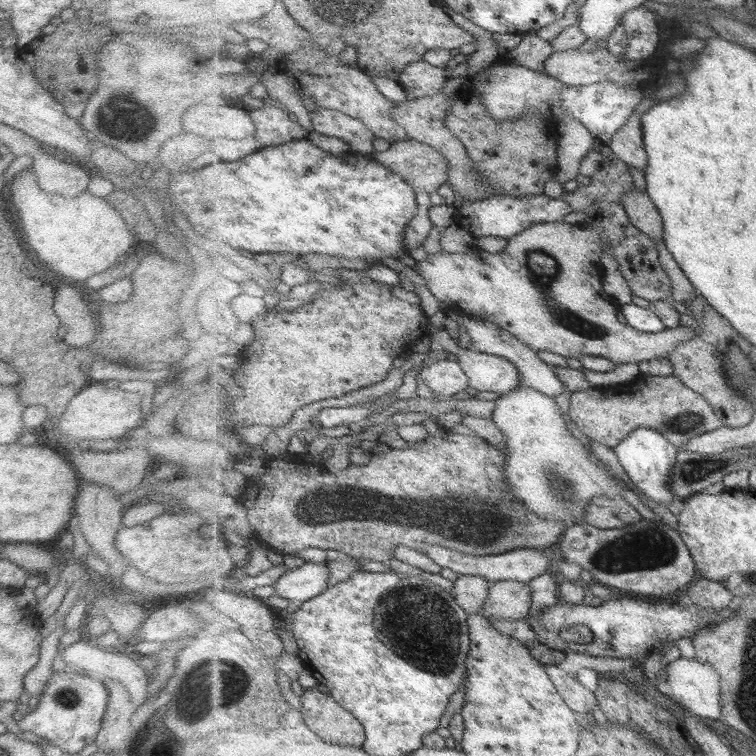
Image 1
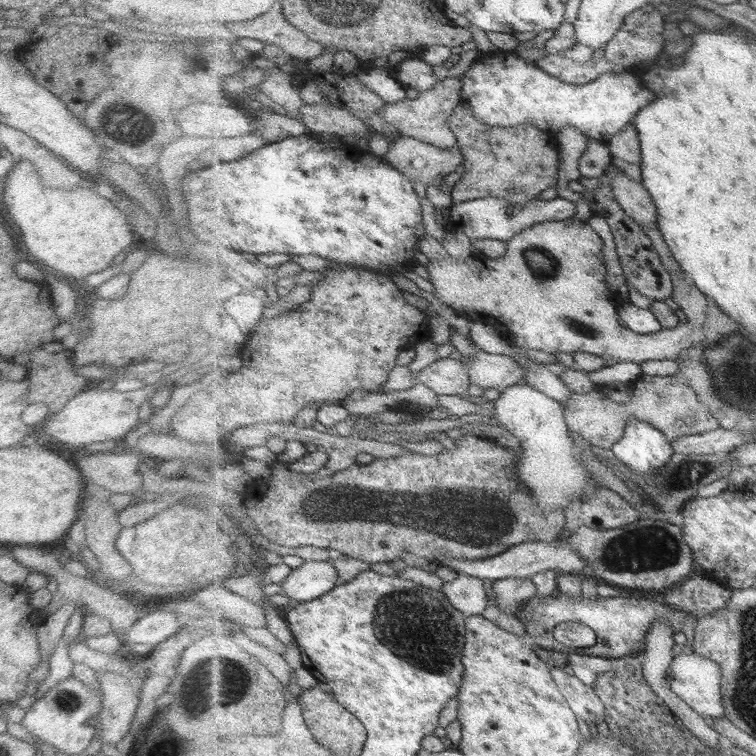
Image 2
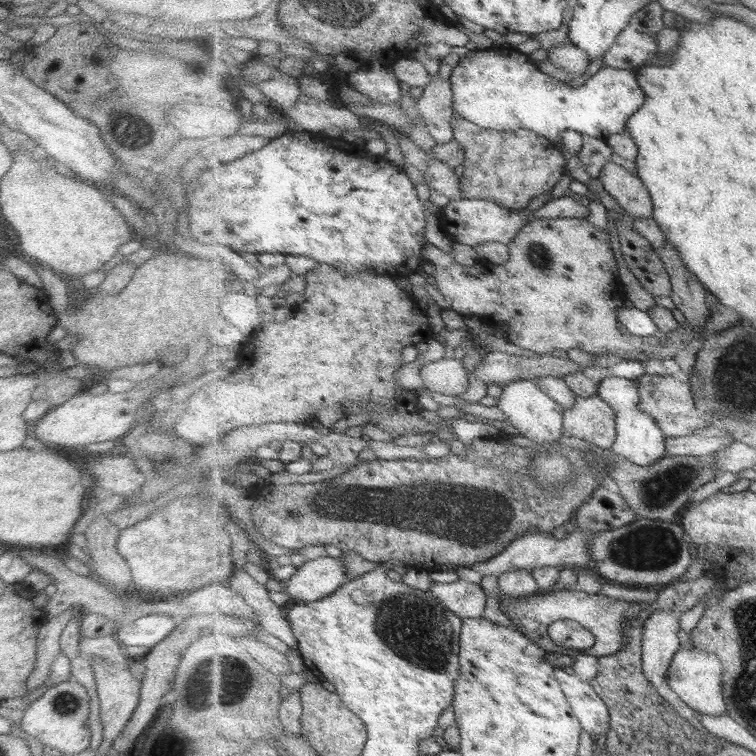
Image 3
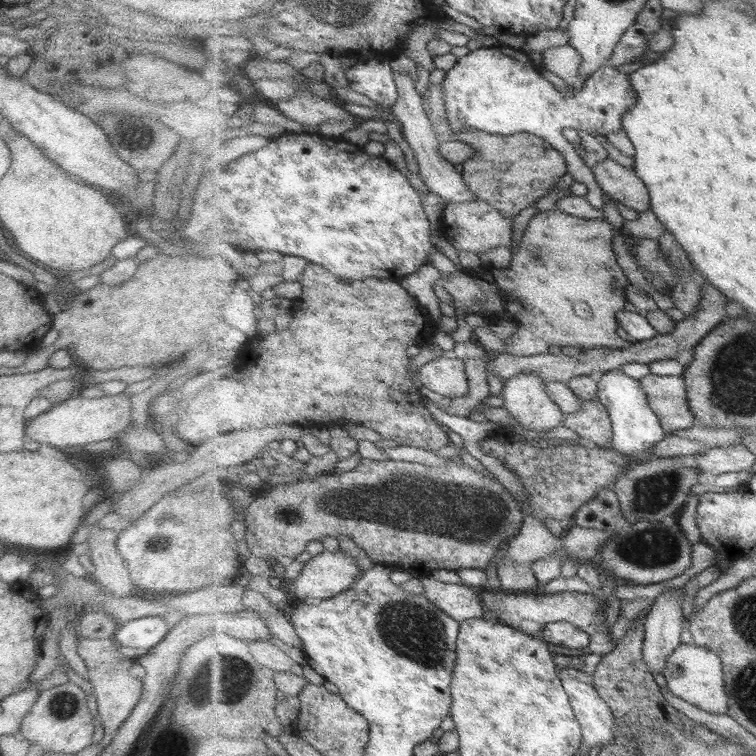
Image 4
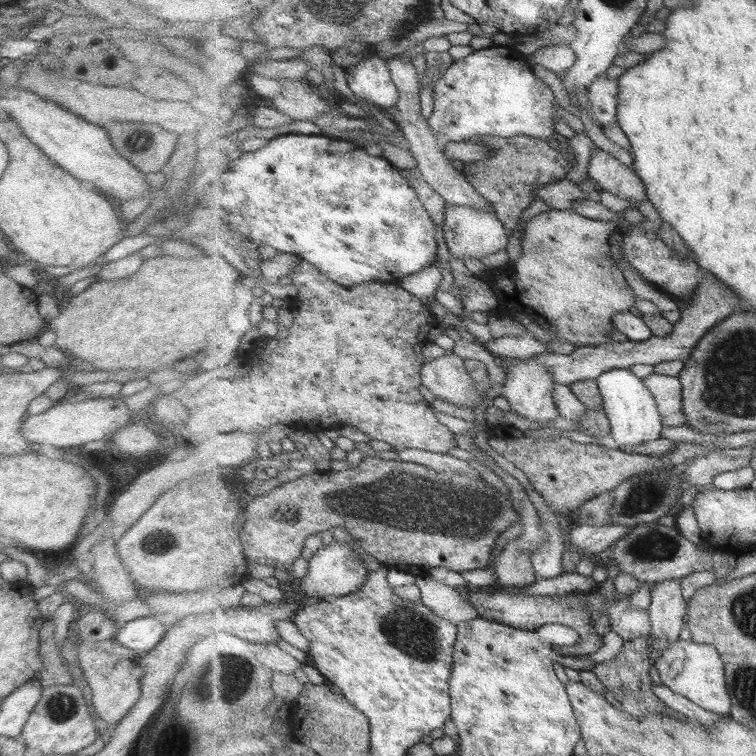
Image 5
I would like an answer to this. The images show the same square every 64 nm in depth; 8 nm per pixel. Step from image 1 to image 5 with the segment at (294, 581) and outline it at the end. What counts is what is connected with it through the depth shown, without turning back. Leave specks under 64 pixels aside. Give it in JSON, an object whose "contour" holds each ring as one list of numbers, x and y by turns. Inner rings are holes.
{"contour":[[333,541,330,545,321,546,310,559,310,571,307,576,297,581,298,590,309,597,330,600,345,596,362,589,370,575,369,567,363,563,354,545,339,544]]}

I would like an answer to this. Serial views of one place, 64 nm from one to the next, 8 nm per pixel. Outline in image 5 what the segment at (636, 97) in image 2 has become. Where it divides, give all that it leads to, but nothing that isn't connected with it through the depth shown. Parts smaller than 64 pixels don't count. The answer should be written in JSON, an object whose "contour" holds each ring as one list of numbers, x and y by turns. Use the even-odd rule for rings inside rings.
{"contour":[[488,46,474,51,459,61,454,61,432,86,434,109,428,118,428,125,436,133,448,136,450,142,473,141,476,137,491,135,503,138,525,135,556,141,553,139,553,126,555,126,553,118,557,117,563,122,573,123,576,126,578,121,566,110,561,112,560,106,555,102,553,92,543,80,533,74,531,65,527,56,516,49,511,50,502,46],[605,73,587,90,587,98,591,104,591,111,596,117,597,126,602,129,617,123,618,118,618,79,611,80,605,77]]}

